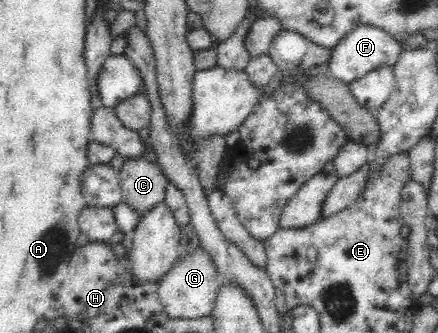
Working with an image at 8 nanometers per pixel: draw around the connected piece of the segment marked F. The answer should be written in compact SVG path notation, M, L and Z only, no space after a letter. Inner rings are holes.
M357 25L338 41L336 47L332 47L330 59L328 59L327 63L331 76L340 79L346 84L350 84L362 77L362 75L366 75L368 71L380 67L380 65L394 66L402 51L399 41L382 28Z

